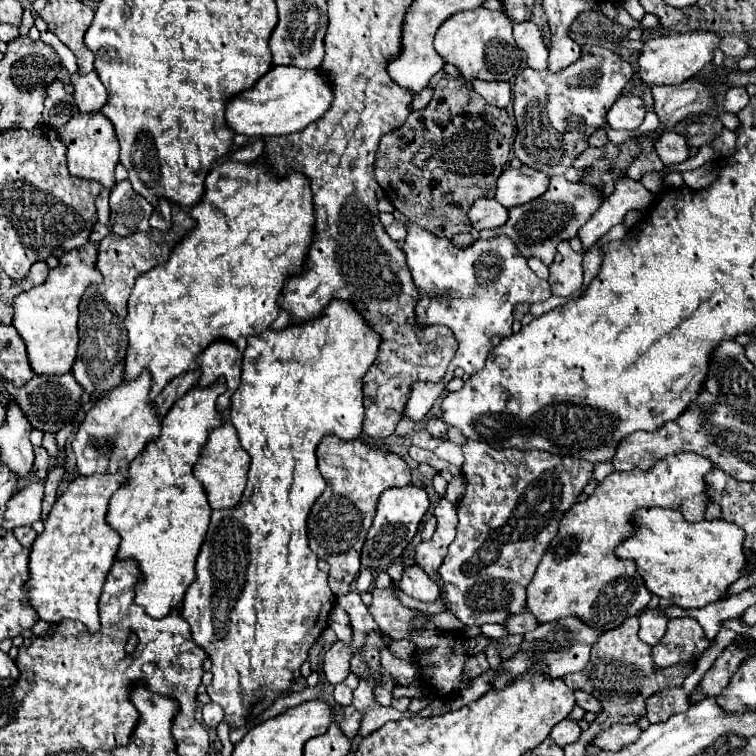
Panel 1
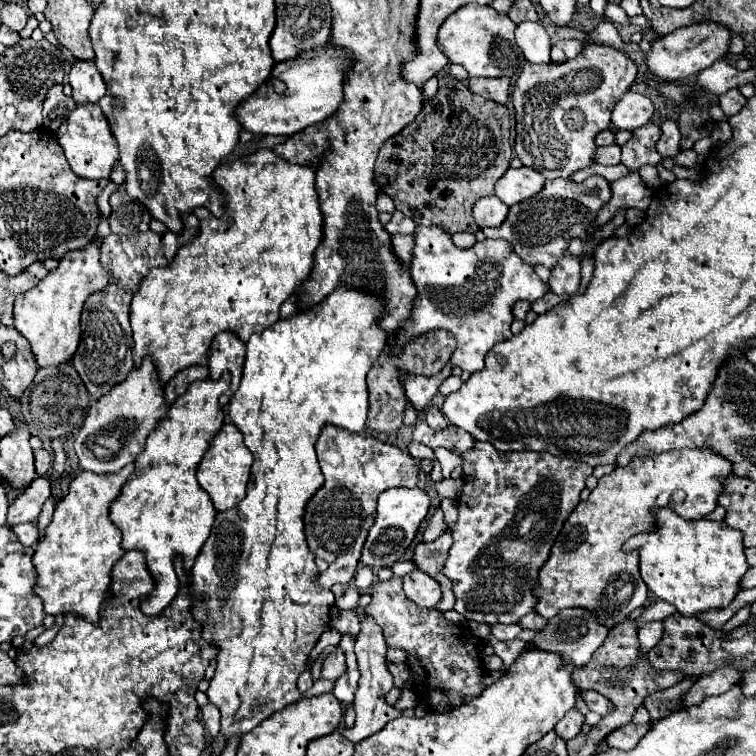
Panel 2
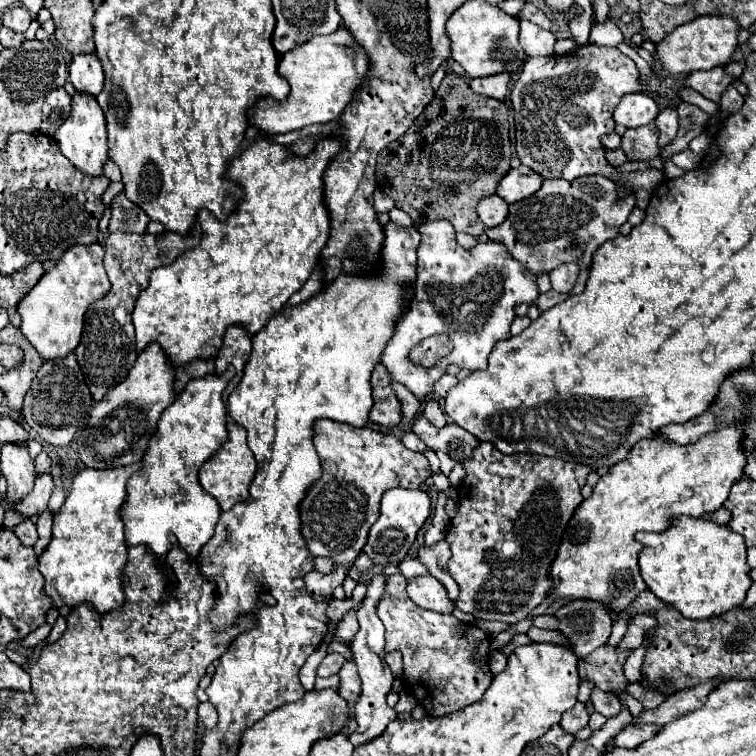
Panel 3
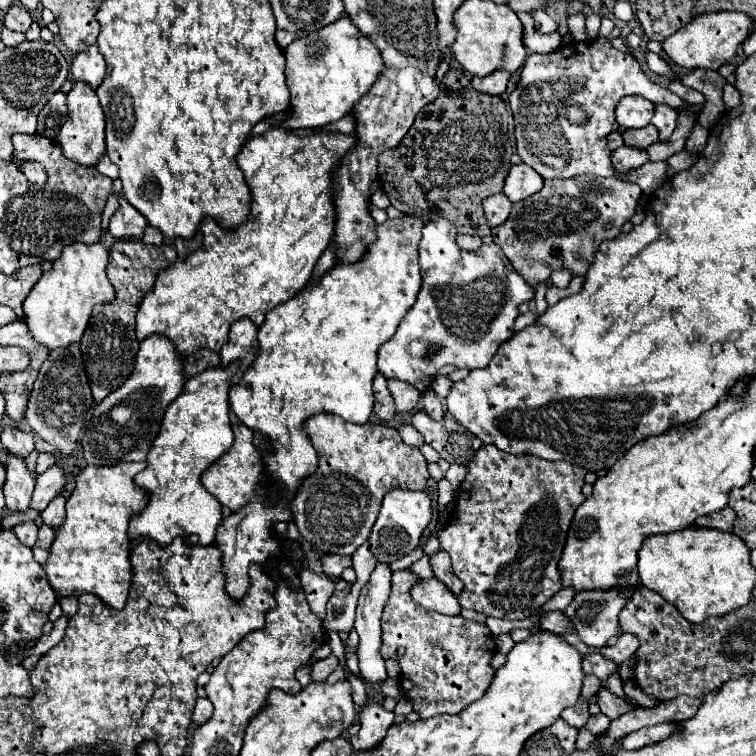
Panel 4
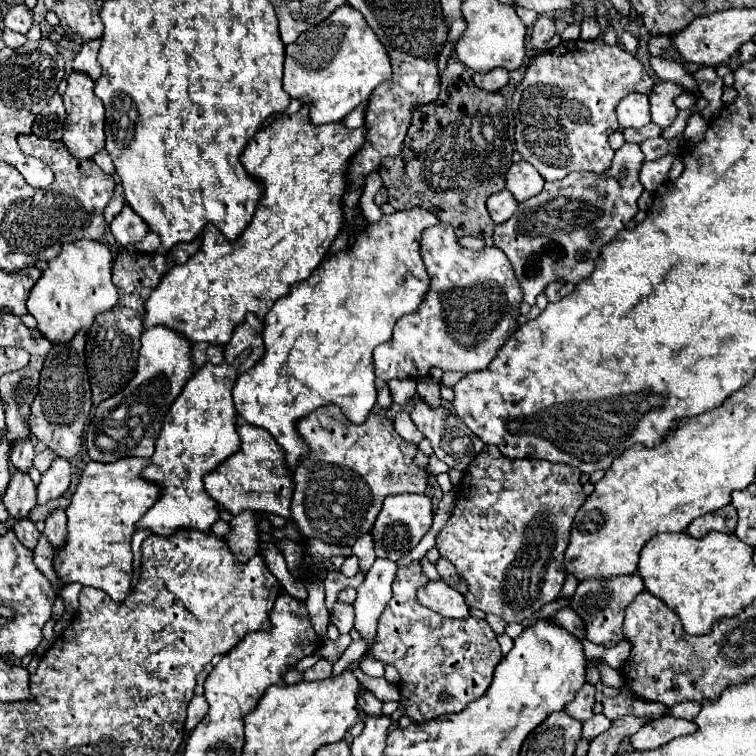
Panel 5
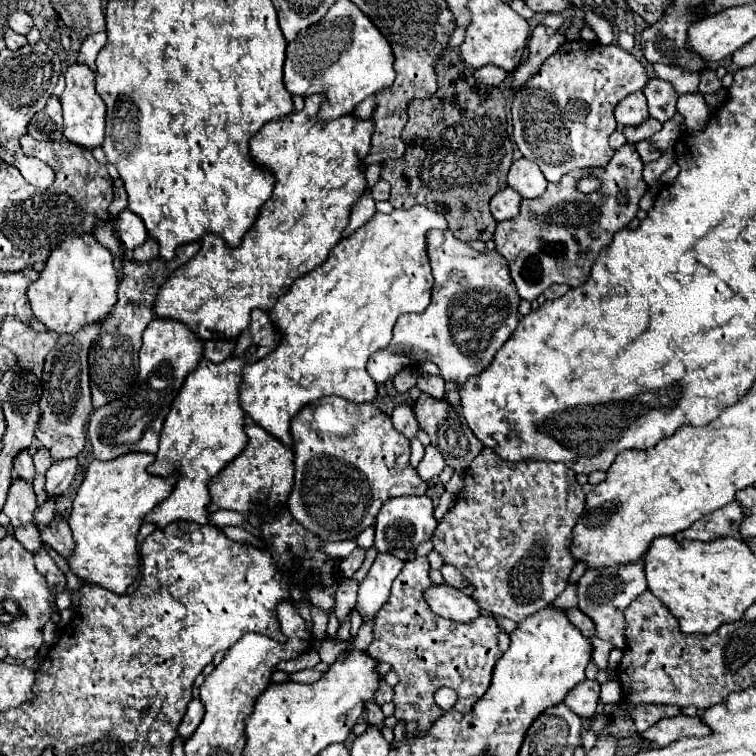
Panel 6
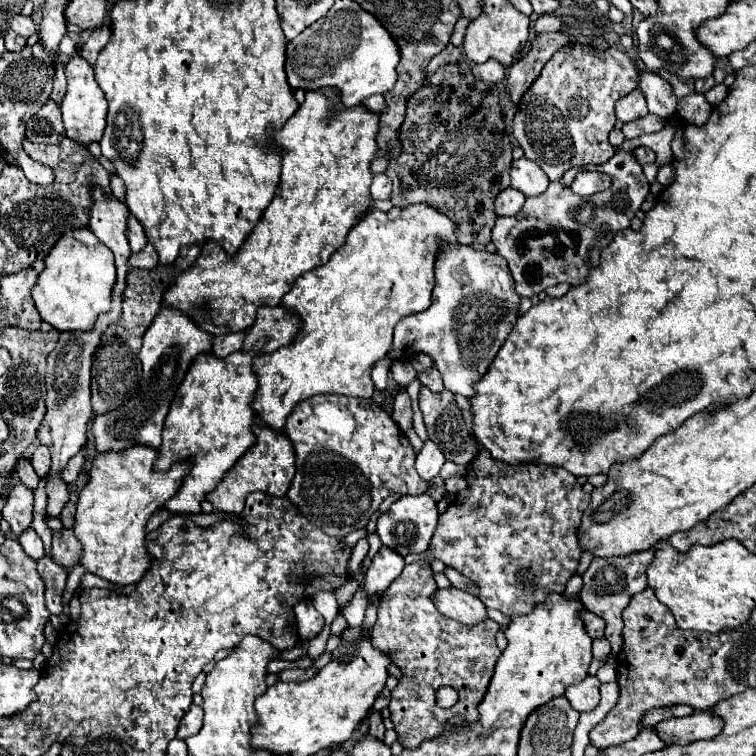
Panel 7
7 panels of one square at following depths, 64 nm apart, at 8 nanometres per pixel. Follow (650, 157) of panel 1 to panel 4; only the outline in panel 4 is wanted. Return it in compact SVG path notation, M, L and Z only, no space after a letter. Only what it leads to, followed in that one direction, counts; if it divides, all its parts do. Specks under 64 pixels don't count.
M648 124L648 126L638 128L638 130L634 130L634 128L624 130L622 138L624 138L626 146L638 148L638 150L648 150L648 146L652 146L658 140L658 132L656 132L654 124Z

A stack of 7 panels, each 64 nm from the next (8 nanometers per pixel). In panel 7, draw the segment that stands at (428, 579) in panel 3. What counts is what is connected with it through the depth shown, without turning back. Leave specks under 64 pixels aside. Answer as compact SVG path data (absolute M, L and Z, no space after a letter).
M446 588L446 590L436 590L432 594L432 602L436 604L436 610L444 614L446 618L452 618L460 624L480 624L486 620L486 606L480 604L476 596L470 592L462 592L458 588Z

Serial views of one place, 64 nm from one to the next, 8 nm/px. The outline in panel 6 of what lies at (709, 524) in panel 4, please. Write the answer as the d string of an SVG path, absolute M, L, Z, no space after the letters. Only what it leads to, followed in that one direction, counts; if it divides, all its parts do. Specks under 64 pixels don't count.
M730 502L724 508L714 510L714 512L706 514L704 518L696 520L690 528L676 534L676 538L678 540L690 538L690 540L702 540L702 542L708 542L716 536L740 538L740 534L738 534L740 522L742 522L742 508L740 508L740 504Z

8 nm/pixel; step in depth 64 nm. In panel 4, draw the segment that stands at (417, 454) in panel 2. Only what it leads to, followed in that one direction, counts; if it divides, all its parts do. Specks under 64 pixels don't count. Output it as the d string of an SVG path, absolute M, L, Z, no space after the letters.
M404 424L400 428L400 436L402 436L404 444L408 444L408 446L414 446L414 448L422 446L422 436L420 436L420 432L416 432L416 428L412 428L412 424Z

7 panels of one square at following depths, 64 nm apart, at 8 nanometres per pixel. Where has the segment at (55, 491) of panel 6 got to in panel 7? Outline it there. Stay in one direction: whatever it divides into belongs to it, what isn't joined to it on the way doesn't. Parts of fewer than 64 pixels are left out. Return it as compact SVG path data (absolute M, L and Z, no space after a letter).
M82 450L82 452L78 452L72 460L68 460L68 464L66 464L64 472L60 472L62 480L64 480L66 484L72 484L72 482L76 480L78 472L82 470L82 466L84 466L84 450Z

